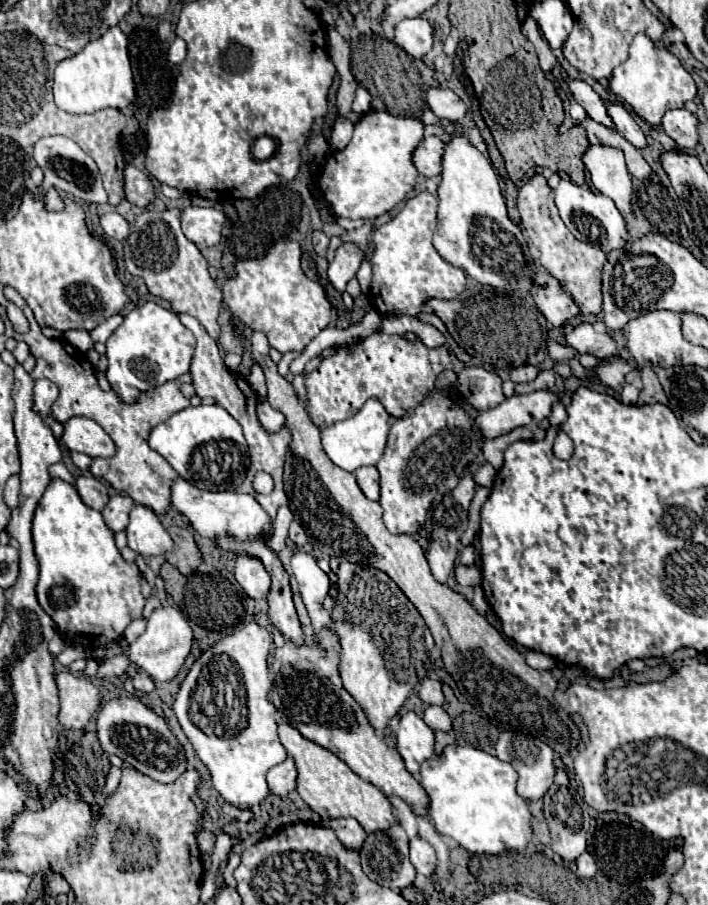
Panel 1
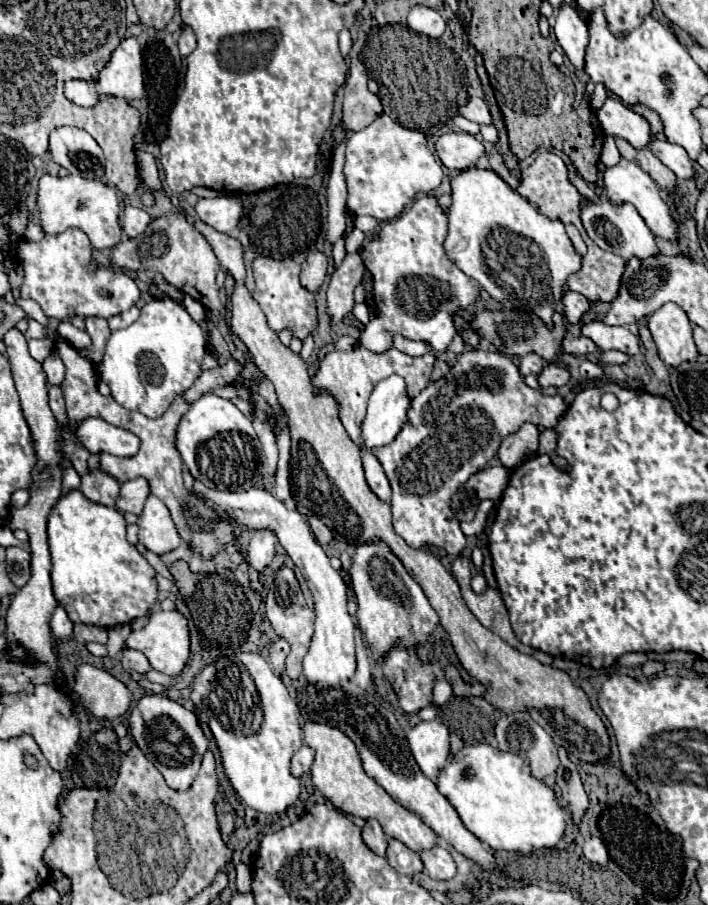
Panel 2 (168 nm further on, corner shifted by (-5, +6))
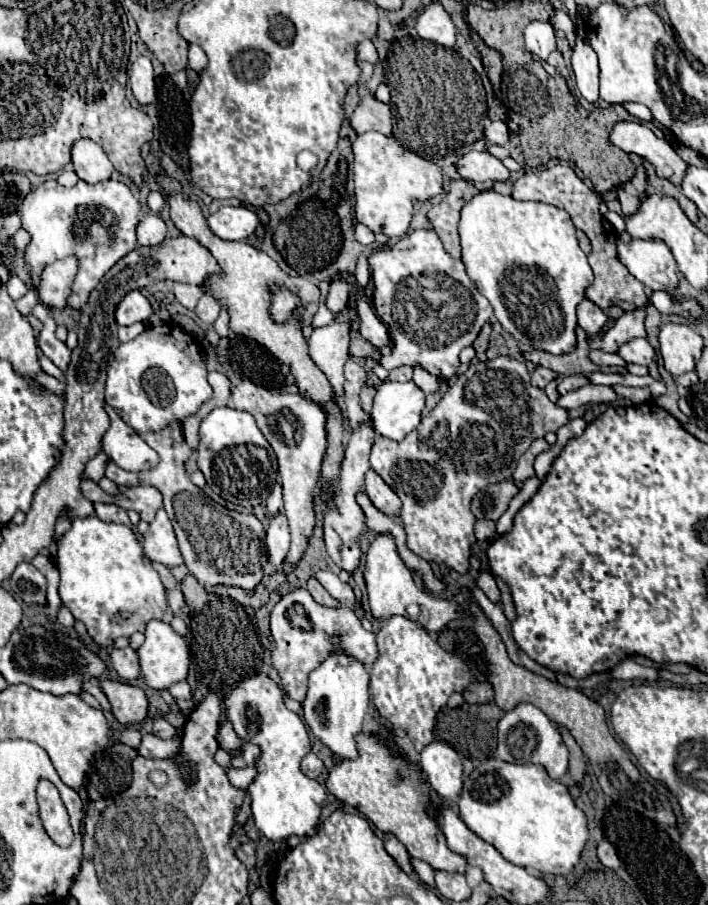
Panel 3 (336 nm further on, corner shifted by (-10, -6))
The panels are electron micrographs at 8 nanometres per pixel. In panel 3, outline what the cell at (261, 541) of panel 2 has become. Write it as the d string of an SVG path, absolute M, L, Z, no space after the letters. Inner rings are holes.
M279 513L277 517L271 519L271 525L269 525L267 535L265 535L269 565L281 567L281 563L285 561L285 557L289 553L289 541L291 541L291 537L289 537L287 517L283 513Z

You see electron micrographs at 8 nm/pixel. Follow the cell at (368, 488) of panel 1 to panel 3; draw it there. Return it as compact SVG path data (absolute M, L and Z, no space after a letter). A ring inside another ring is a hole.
M369 469L365 475L365 491L379 511L389 517L397 517L397 513L401 511L401 499L373 469Z

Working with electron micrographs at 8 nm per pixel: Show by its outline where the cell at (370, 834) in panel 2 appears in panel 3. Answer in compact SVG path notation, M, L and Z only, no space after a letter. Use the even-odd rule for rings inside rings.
M385 835L383 839L383 845L385 845L385 851L395 859L395 863L409 875L413 875L413 867L409 865L409 853L407 849L397 841L395 835Z

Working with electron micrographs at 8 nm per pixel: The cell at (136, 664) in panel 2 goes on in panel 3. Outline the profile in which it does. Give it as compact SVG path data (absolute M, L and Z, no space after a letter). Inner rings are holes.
M131 647L125 649L113 649L111 651L111 663L115 667L115 671L119 673L119 677L123 677L125 681L133 681L141 677L141 665L139 665L139 657Z

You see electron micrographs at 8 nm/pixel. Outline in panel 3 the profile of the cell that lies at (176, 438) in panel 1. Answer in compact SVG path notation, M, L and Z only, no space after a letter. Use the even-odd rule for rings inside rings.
M215 407L199 427L199 445L197 445L197 467L205 475L207 485L225 501L241 505L253 511L257 517L267 517L265 501L275 485L277 459L255 425L255 419L231 407Z

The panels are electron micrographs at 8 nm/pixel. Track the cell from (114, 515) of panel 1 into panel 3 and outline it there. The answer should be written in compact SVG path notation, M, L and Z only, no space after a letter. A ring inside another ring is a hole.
M131 487L119 489L119 495L113 497L111 503L117 503L125 511L137 511L139 517L147 523L153 521L155 513L161 509L161 493L155 487Z

